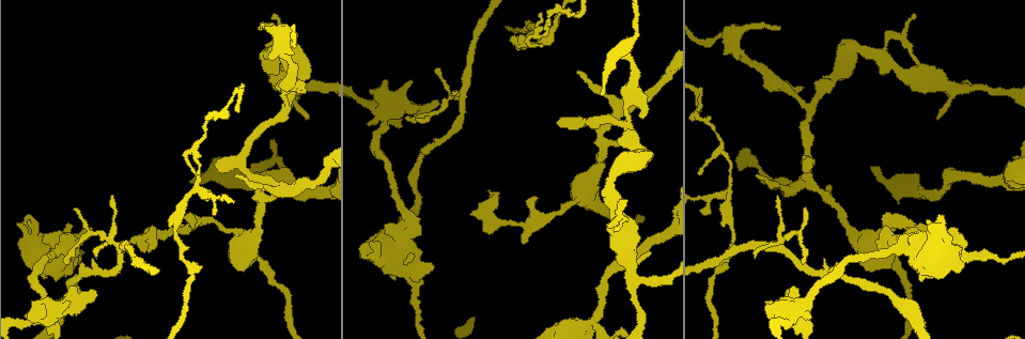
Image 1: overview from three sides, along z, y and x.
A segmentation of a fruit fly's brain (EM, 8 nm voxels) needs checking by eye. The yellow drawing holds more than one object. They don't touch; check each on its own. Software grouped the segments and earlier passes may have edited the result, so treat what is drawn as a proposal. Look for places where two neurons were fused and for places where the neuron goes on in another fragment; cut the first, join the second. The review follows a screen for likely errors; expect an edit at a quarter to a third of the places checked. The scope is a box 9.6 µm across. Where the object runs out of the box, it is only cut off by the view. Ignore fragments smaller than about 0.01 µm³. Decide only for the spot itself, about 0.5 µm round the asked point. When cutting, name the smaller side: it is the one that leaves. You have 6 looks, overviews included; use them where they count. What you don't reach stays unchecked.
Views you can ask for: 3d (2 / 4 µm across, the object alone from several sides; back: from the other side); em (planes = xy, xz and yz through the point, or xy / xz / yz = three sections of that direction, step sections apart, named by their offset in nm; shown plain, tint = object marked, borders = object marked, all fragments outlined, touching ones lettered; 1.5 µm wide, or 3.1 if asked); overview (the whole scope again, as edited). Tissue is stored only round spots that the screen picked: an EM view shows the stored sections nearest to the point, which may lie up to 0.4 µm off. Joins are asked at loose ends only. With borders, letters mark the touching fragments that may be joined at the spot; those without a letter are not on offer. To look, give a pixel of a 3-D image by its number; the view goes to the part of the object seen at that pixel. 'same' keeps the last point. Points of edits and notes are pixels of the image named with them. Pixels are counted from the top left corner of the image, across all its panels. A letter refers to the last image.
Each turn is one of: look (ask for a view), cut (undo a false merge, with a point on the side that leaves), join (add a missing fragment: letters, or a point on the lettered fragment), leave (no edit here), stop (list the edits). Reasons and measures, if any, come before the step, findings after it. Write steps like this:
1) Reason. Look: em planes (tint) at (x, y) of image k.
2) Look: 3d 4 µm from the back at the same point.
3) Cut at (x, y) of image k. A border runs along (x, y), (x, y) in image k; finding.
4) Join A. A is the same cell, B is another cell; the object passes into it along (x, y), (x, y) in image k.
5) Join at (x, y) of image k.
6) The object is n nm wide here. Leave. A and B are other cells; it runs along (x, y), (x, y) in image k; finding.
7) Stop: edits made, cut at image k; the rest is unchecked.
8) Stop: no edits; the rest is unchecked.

Three-way junction. Look: em planes (tint) at (808, 108) of image 1.

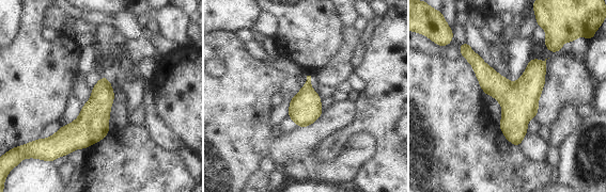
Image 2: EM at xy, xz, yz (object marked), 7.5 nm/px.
Look: em planes (borders) at the same point.

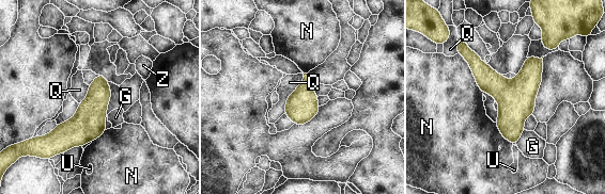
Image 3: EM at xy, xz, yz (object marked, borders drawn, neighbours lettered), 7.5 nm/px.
Leave. G, N, Q, U and Z are other cells; a border runs along (304, 74), (287, 100), (284, 113) in image 3; one neuron here.

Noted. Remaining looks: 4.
Look: em xy step 8 (borders) at (412, 253) of image 1.

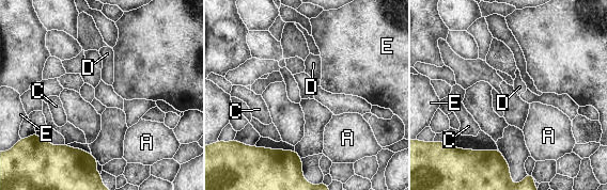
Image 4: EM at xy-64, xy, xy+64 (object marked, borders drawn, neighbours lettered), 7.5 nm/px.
Another direction. Look: em planes (borders) at the same point.

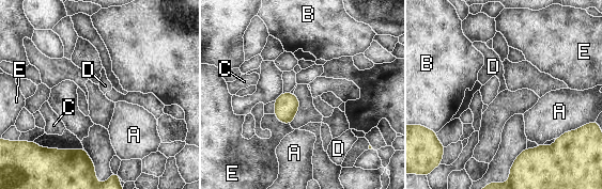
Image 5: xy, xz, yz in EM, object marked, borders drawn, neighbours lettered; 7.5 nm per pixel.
The longest contact is with E, 140 nm. Leave. A, B, C, D and E are other cells; none of them fits.

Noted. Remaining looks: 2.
Sudden change in width. Look: em 3.1 µm planes (borders) at (73, 306) of image 1.

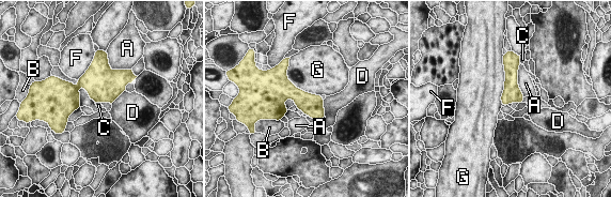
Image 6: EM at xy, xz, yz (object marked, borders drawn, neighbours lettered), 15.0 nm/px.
The object is 260 nm wide here. Leave. A, B, C, D, F and G are other cells; a border runs along (106, 52), (113, 70), (131, 69) in image 6; one neuron here.

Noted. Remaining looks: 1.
Stop: no edits; the rest is unchecked.

